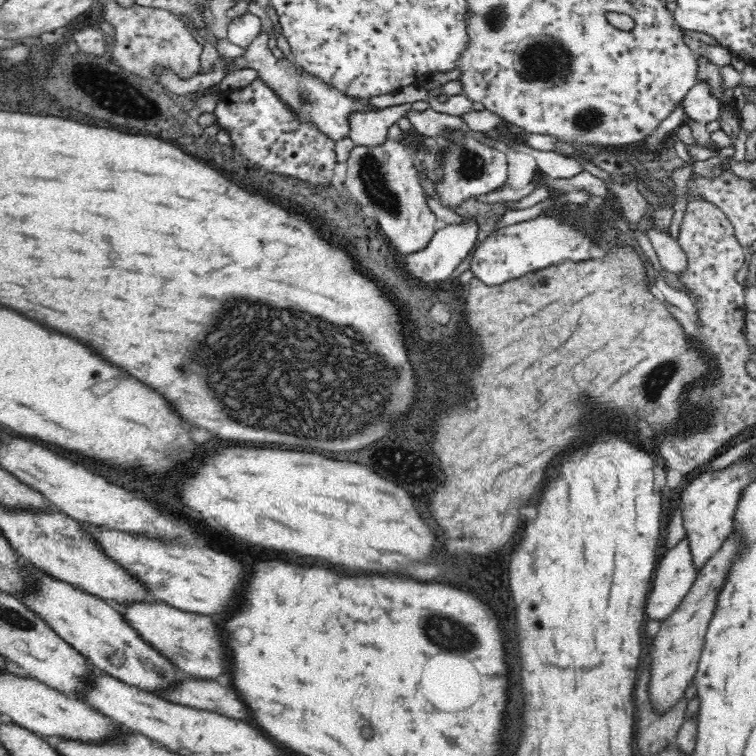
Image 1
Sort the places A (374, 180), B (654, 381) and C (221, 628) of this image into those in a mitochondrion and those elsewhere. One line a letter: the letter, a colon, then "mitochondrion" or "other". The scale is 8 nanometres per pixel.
A: mitochondrion
B: mitochondrion
C: other

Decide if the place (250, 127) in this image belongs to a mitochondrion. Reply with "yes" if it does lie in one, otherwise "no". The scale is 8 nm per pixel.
no

